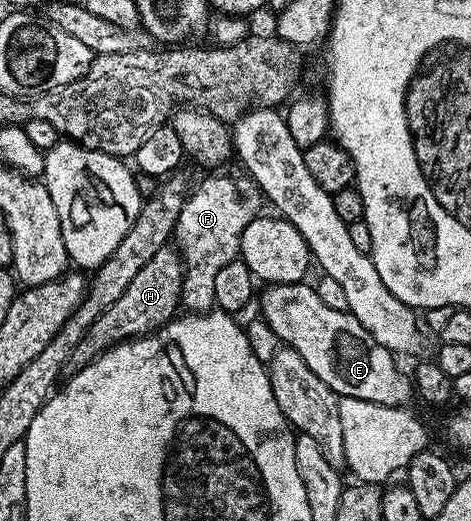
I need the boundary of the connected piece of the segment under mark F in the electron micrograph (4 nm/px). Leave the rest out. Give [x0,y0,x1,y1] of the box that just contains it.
[172,173,252,313]

